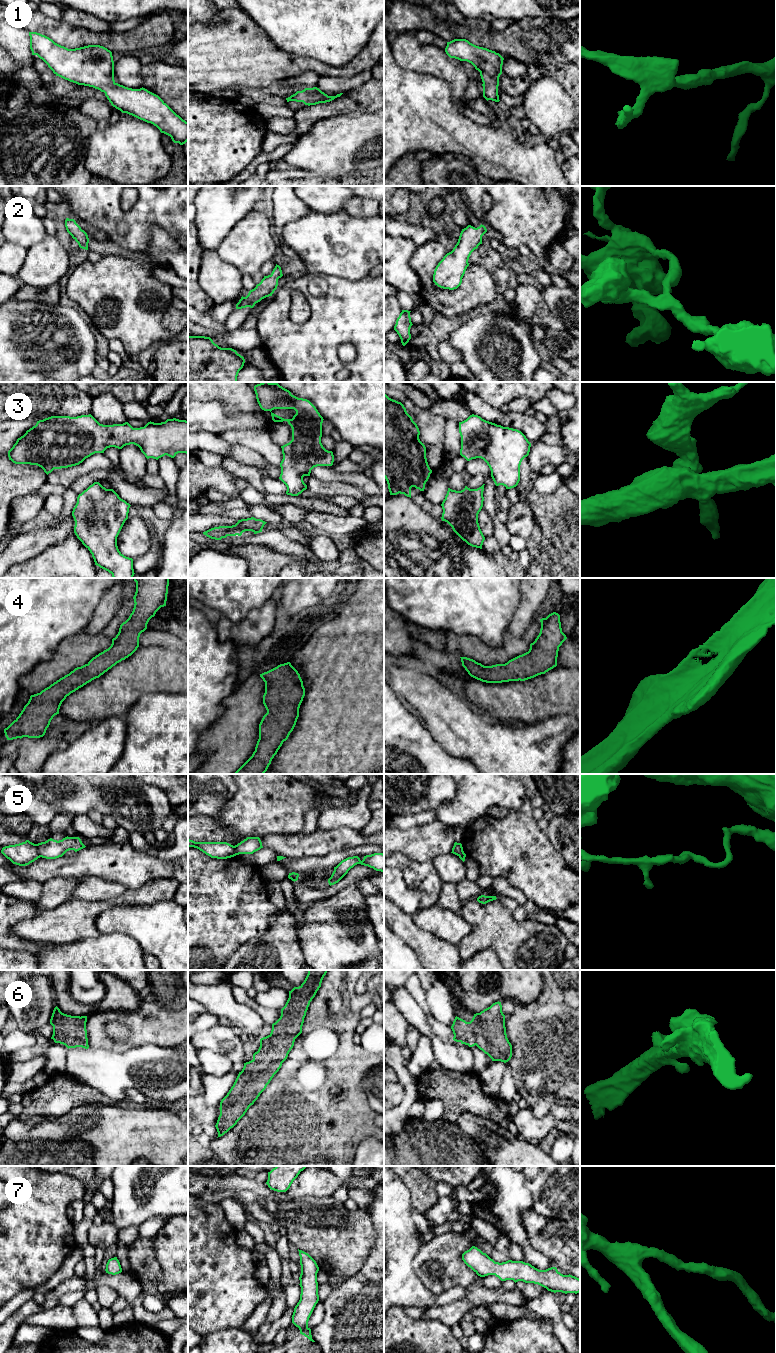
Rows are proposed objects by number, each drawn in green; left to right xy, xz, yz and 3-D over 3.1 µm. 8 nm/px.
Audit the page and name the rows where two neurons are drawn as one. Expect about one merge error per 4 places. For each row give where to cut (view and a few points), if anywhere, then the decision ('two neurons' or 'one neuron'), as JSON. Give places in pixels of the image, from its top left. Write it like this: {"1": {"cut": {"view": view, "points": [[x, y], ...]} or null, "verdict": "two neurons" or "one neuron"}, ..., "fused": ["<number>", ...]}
{"1": {"cut": null, "verdict": "one neuron"}, "2": {"cut": null, "verdict": "one neuron"}, "3": {"cut": null, "verdict": "one neuron"}, "4": {"cut": null, "verdict": "one neuron"}, "5": {"cut": {"view": "xy", "points": [[35, 844], [40, 856]]}, "verdict": "two neurons"}, "6": {"cut": null, "verdict": "one neuron"}, "7": {"cut": null, "verdict": "one neuron"}, "fused": ["5"]}

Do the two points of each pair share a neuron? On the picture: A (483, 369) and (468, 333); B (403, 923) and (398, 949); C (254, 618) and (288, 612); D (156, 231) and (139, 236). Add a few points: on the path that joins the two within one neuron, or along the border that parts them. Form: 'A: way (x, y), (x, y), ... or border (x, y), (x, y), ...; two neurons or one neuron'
A: way (474, 360), (469, 355), (468, 342); one neuron
B: border (394, 932), (417, 954); two neurons
C: border (276, 595), (280, 622); two neurons
D: border (173, 238), (152, 225), (151, 240), (144, 254); two neurons

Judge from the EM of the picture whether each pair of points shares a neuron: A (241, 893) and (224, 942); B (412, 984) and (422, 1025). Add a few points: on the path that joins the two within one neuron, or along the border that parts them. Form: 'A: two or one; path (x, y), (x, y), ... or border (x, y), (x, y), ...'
A: one; path (229, 905), (224, 910), (224, 930)
B: two; border (403, 986), (426, 1016)

